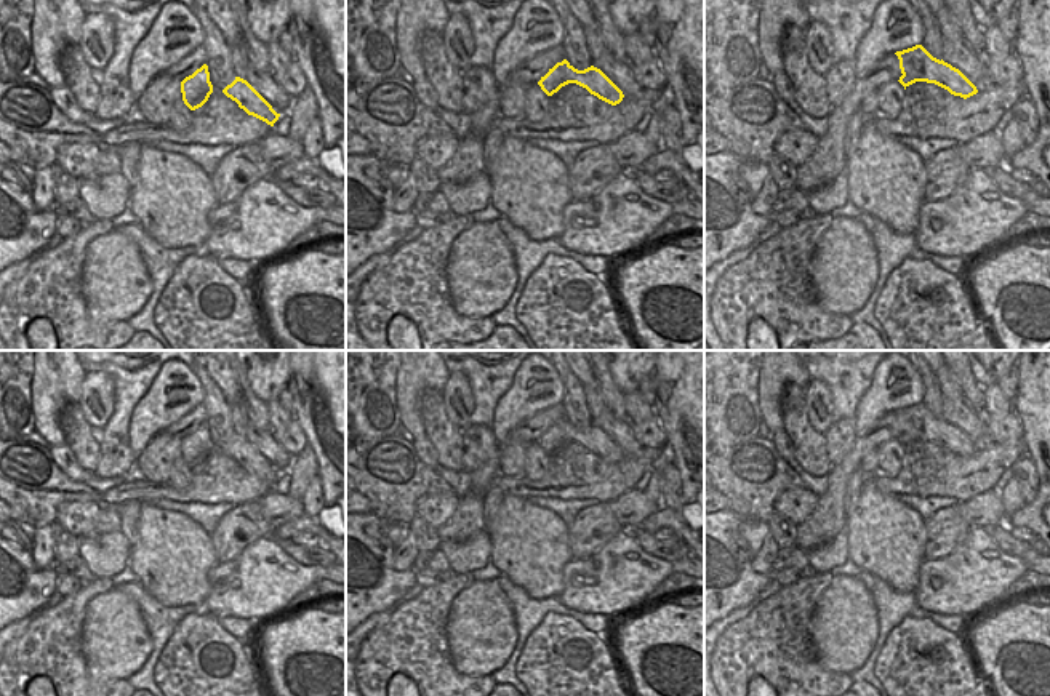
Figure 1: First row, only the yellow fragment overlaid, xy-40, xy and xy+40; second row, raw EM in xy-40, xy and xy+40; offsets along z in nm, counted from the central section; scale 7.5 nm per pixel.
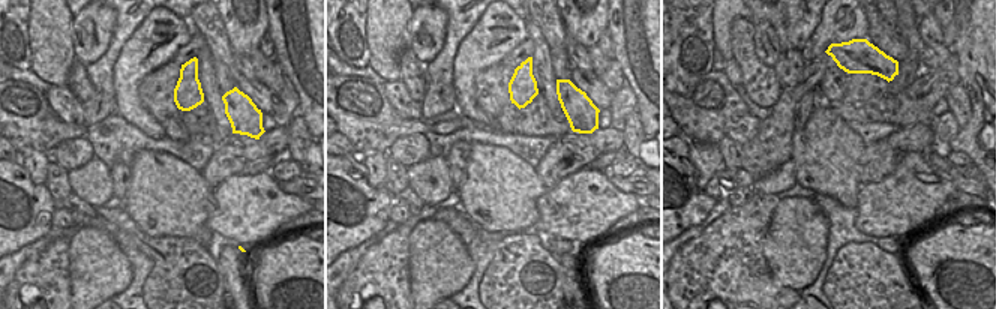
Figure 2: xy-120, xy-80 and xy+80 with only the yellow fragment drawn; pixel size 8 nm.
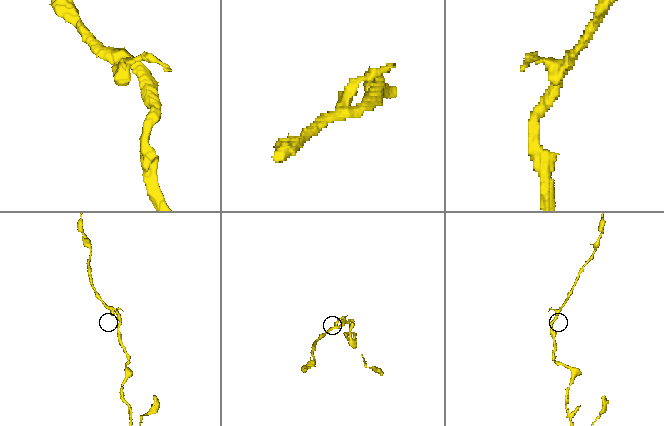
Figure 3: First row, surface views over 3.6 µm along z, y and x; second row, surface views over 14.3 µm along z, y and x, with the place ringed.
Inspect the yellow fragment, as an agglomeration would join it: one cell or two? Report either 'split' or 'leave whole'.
split

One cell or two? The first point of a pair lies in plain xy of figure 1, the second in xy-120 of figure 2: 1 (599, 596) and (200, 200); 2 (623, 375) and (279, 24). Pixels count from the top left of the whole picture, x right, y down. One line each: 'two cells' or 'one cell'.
1: two cells
2: two cells

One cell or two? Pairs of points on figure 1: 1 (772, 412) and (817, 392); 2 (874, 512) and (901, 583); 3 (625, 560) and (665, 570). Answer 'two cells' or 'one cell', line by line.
1: two cells
2: one cell
3: one cell

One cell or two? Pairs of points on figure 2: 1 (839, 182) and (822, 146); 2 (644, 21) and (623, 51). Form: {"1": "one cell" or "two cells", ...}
{"1": "one cell", "2": "one cell"}

